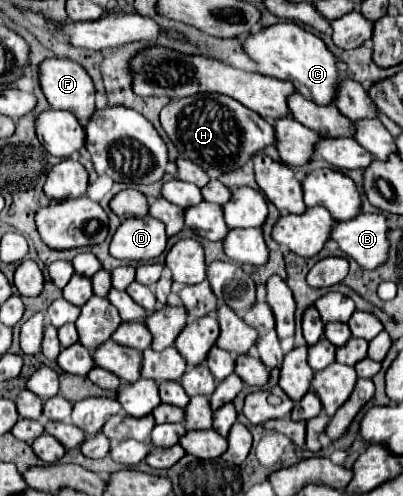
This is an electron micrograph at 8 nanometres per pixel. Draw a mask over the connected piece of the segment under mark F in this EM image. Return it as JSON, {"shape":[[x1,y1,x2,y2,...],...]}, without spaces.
{"shape":[[48,58,40,64,40,84,54,110,72,112,80,124,94,114,96,90,88,72,72,60]]}

